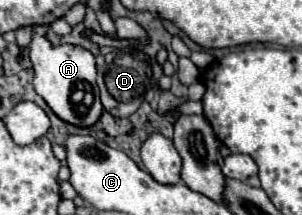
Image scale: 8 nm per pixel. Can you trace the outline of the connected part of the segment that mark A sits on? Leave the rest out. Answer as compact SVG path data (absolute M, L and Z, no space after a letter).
M36 26L30 42L34 88L62 120L88 128L100 118L104 110L96 86L96 58L90 50L82 46L72 46L72 44L52 46L46 38L46 30L48 30L46 26Z

